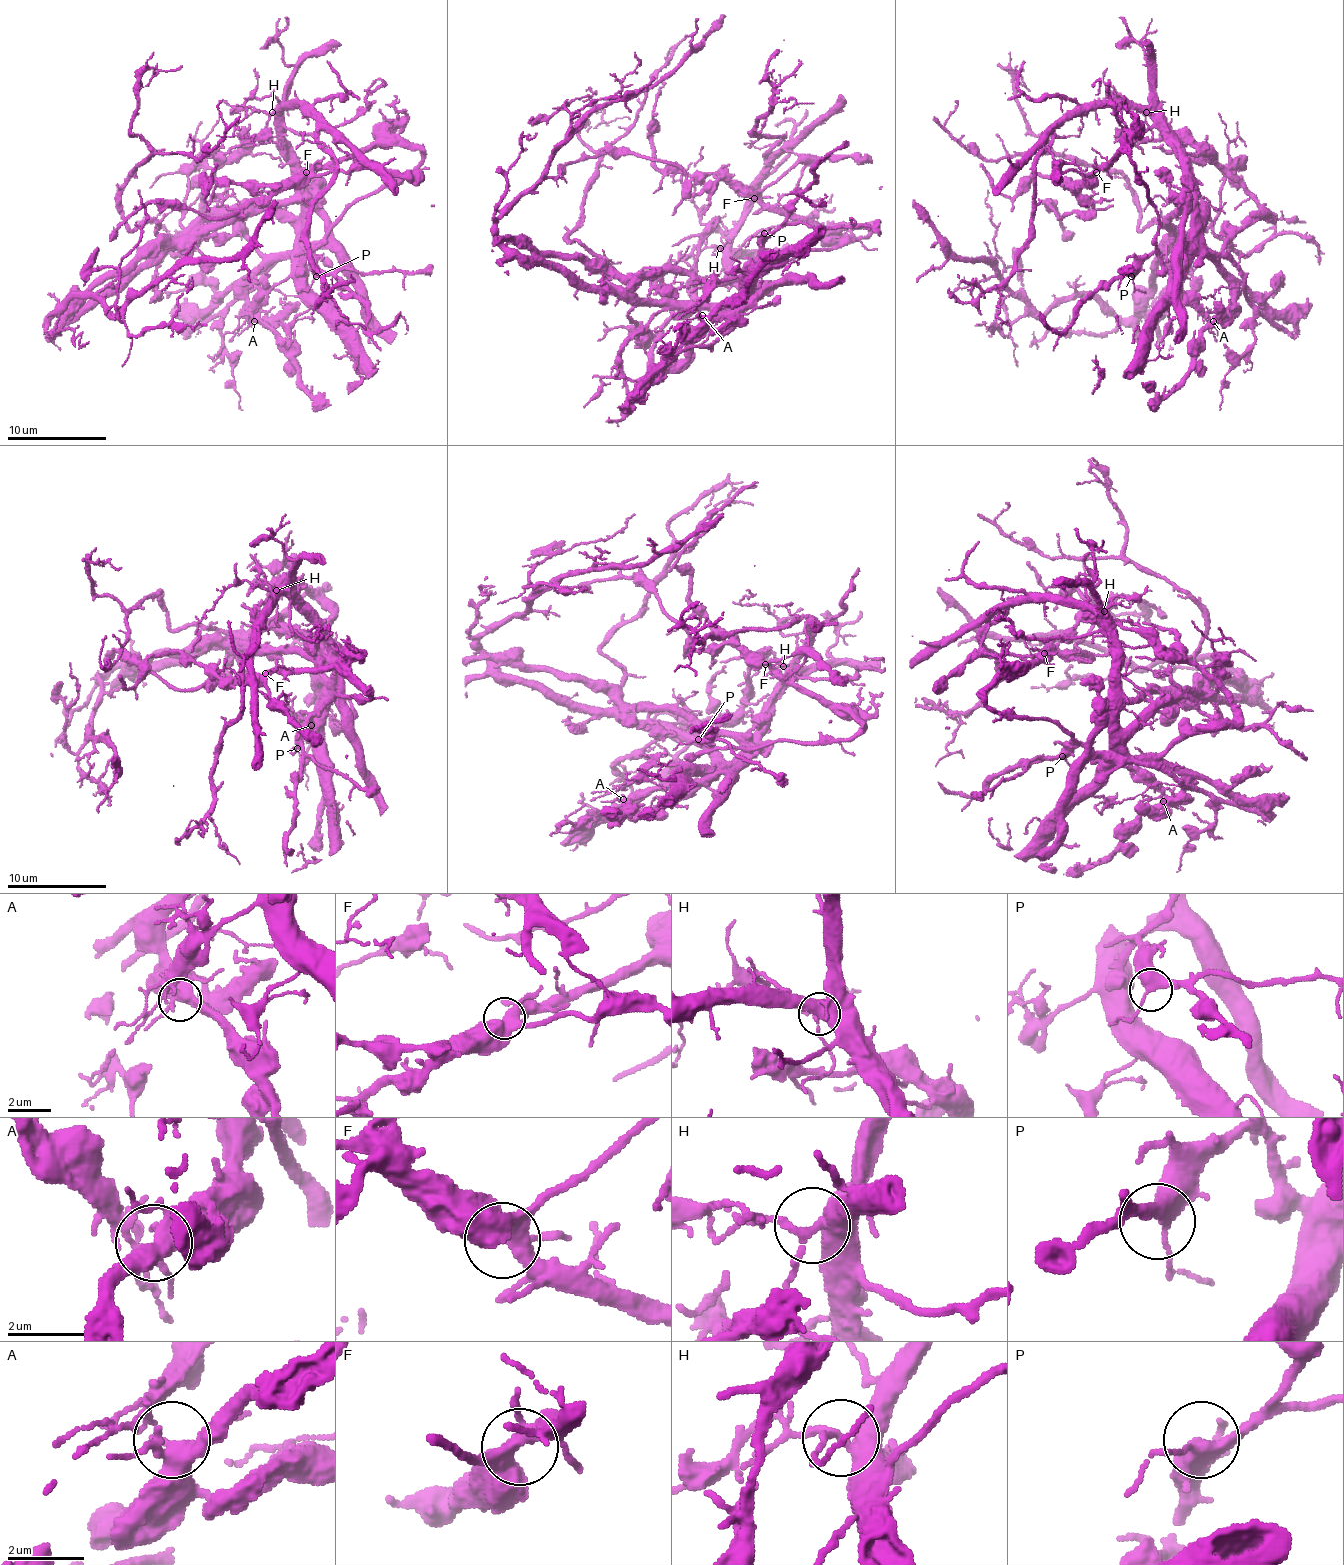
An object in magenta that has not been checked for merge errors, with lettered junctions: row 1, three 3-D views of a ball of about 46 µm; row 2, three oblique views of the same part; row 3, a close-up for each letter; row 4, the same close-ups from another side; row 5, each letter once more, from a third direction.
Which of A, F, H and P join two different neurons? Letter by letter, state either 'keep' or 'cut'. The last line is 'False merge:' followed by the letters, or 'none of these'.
A: keep
F: keep
H: keep
P: keep
False merge: none of these

